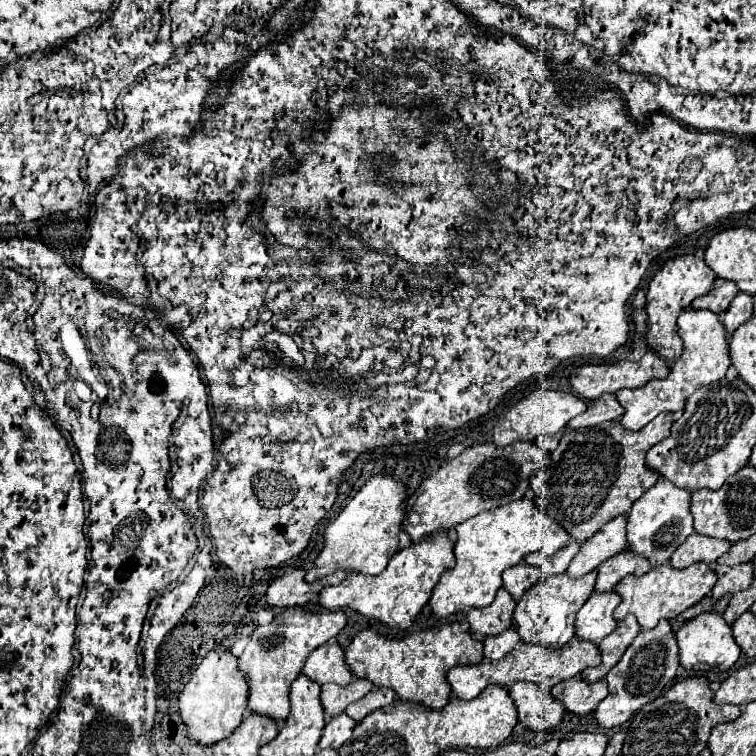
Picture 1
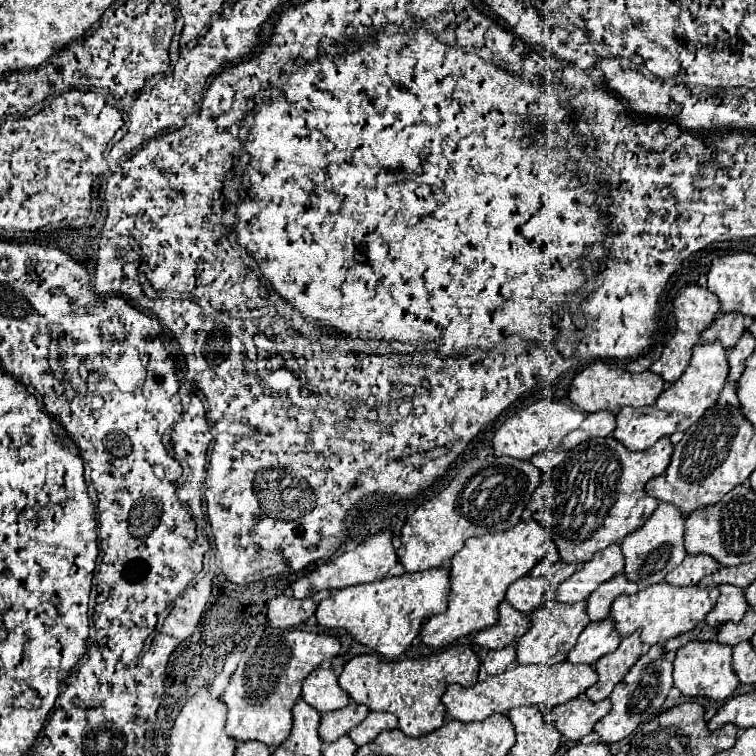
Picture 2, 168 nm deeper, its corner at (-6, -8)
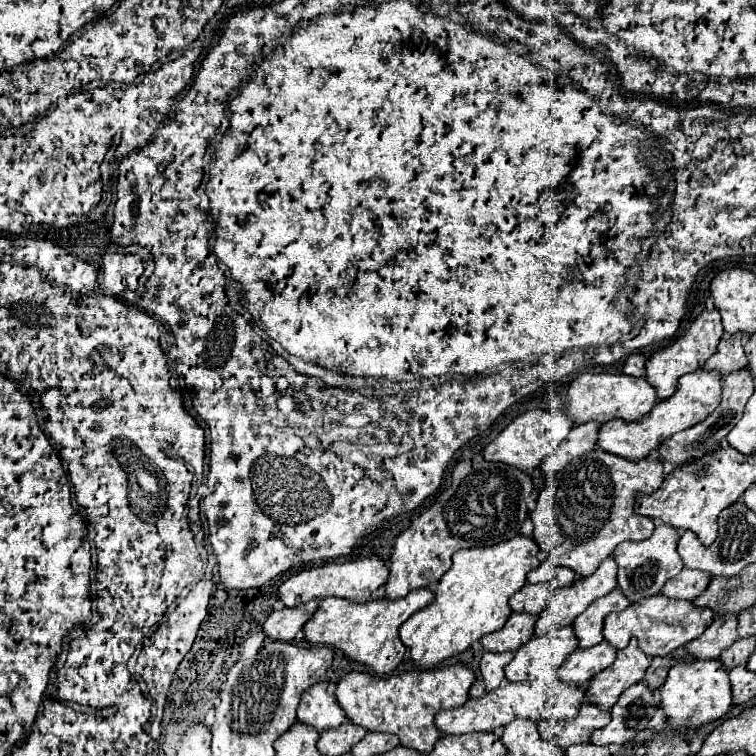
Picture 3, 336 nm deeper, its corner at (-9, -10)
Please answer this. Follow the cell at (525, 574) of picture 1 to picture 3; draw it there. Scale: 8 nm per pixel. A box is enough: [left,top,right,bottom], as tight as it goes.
[509,582,553,614]

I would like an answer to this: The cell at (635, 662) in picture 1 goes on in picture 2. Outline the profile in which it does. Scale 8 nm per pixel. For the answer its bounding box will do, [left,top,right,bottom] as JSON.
[594,644,674,744]

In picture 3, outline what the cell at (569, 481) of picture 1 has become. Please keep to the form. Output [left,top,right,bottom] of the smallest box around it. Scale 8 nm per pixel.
[529,448,663,576]

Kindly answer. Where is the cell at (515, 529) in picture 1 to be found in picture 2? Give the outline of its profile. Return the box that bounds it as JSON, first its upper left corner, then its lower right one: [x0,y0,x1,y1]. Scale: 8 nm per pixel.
[420,520,550,646]

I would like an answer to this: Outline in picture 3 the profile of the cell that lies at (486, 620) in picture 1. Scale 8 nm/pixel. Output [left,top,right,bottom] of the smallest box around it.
[479,612,537,652]

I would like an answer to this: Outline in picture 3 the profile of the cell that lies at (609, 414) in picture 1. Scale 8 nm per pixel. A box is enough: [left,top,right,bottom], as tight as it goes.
[541,422,599,476]

